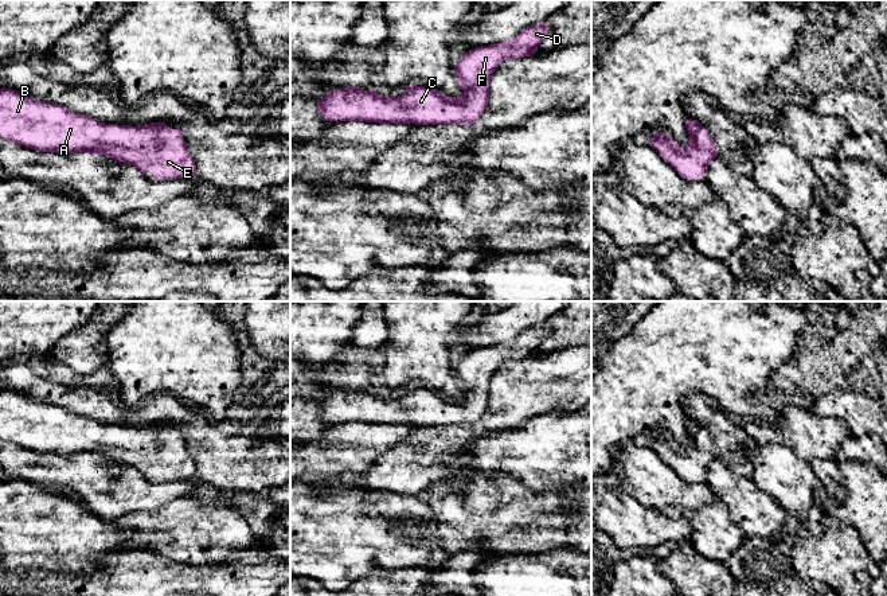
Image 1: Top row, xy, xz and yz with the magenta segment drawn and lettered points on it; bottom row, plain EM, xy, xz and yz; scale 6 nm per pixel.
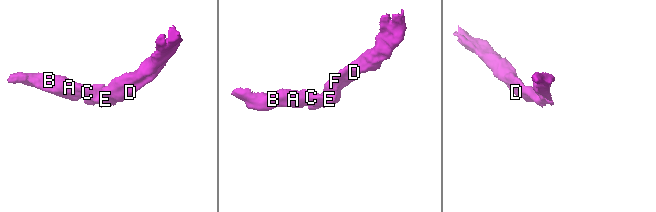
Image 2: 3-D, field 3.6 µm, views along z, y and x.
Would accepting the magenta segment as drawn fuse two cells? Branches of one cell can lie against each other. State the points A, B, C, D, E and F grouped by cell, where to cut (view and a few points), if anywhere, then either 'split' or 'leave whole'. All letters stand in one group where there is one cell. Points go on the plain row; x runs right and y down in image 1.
A B C D E F; no cut; leave whole

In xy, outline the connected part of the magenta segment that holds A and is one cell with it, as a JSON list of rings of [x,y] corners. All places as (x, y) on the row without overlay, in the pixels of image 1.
[[[0,390],[0,439],[40,453],[87,453],[89,456],[108,456],[114,463],[128,464],[144,476],[153,475],[155,480],[196,478],[196,467],[185,447],[181,431],[172,431],[165,424],[149,424],[141,428],[105,425],[91,418],[73,413],[62,406],[35,401],[12,390]]]

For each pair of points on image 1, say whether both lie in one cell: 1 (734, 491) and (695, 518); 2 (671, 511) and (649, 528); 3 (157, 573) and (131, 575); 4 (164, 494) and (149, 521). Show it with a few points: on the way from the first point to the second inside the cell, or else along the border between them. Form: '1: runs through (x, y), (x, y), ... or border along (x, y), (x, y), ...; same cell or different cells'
1: border along (716, 498), (723, 503), (730, 518), (738, 526); different cells
2: border along (663, 511), (669, 517), (682, 518), (691, 534); different cells
3: runs through (151, 575), (137, 575); same cell
4: border along (183, 495), (153, 510), (135, 510), (124, 515); different cells

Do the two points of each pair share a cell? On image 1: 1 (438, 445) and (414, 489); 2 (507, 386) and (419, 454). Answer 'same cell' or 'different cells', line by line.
1: same cell
2: same cell

